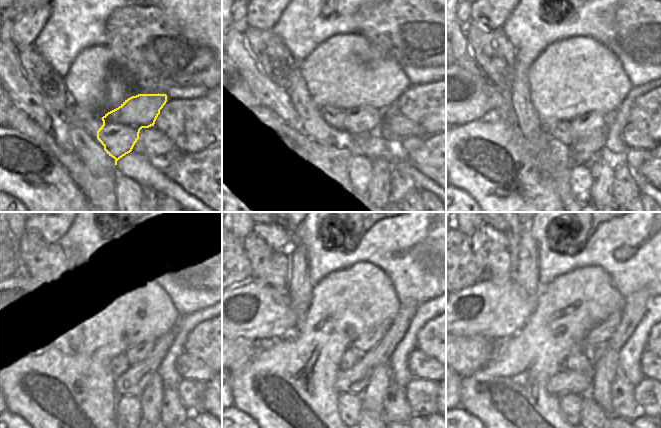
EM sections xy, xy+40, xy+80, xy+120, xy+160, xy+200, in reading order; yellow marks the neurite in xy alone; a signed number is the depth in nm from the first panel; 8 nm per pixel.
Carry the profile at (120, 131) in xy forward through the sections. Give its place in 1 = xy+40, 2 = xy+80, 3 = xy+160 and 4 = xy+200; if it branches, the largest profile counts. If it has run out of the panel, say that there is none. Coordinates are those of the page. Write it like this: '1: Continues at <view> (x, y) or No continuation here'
1: Continues at xy+40 (350, 123)
2: Continues at xy+80 (582, 126)
3: Continues at xy+160 (368, 341)
4: Continues at xy+200 (597, 337).

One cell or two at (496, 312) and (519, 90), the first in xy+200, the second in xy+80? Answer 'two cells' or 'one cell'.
two cells

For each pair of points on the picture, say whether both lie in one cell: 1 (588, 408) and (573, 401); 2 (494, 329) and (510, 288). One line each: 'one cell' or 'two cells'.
1: two cells
2: one cell

